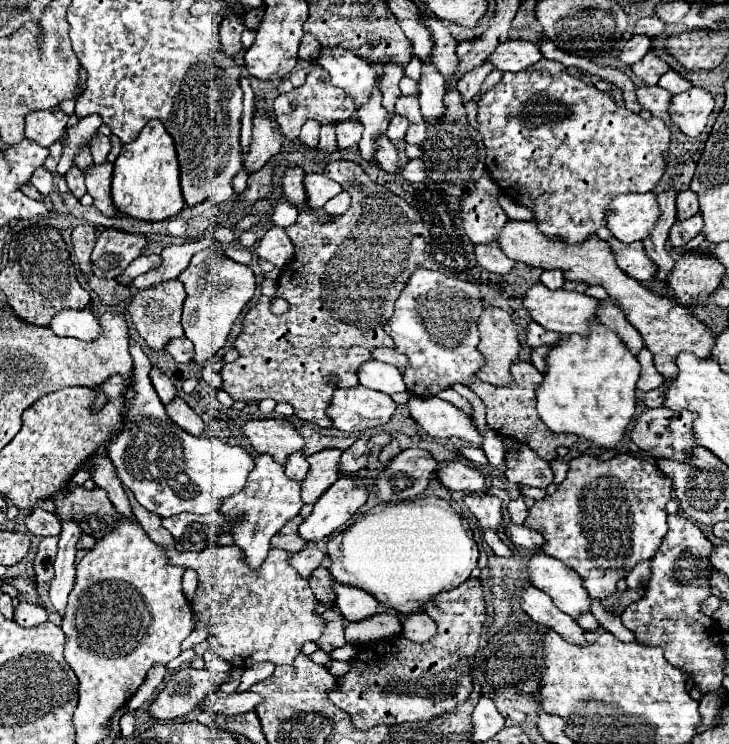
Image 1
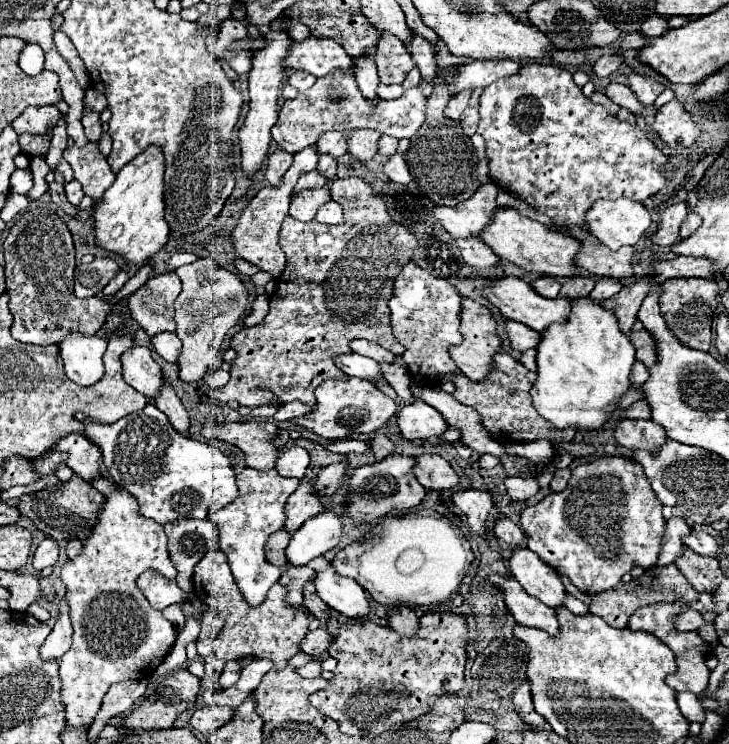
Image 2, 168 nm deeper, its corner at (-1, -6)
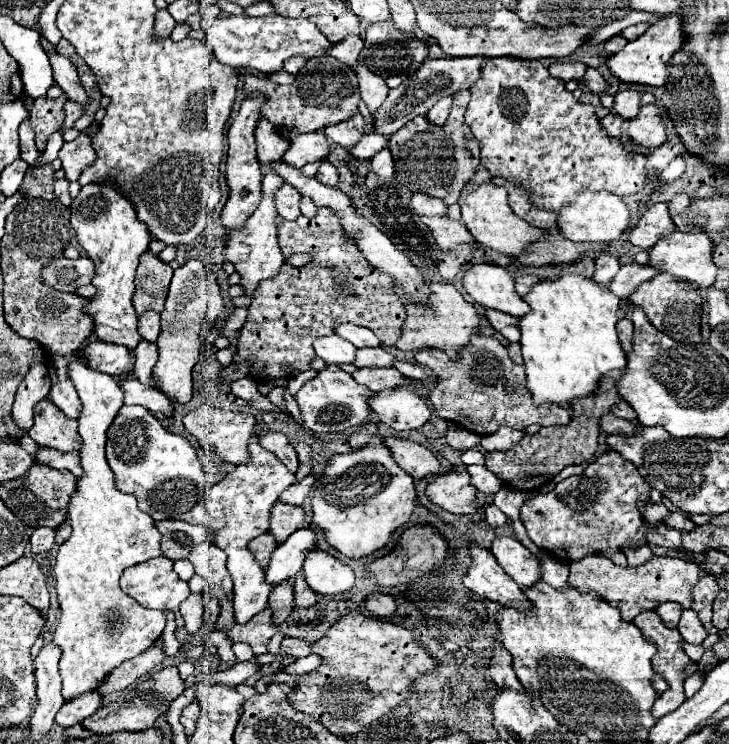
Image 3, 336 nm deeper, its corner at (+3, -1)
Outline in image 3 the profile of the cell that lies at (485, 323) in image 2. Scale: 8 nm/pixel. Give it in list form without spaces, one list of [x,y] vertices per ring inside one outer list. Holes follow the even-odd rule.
[[[429,282],[433,298],[429,306],[417,306],[401,292],[401,288],[395,284],[395,292],[401,296],[403,304],[407,306],[407,320],[403,324],[403,336],[397,342],[399,350],[421,350],[421,348],[437,348],[447,352],[453,360],[461,358],[461,348],[471,342],[471,336],[479,330],[479,314],[473,304],[469,304],[463,294],[449,282]]]

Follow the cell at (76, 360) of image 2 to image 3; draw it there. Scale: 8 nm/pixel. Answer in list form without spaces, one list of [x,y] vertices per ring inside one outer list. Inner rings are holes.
[[[73,352],[71,356],[67,356],[67,362],[69,362],[67,364],[69,380],[73,382],[83,402],[83,414],[79,416],[79,436],[83,438],[83,448],[79,456],[81,456],[81,466],[85,474],[83,478],[79,478],[79,486],[77,486],[73,500],[69,500],[69,524],[73,528],[73,534],[67,542],[59,546],[59,554],[53,566],[55,588],[59,596],[59,608],[61,608],[61,620],[53,634],[53,642],[59,644],[63,652],[59,660],[59,674],[63,680],[65,702],[85,692],[97,690],[107,678],[107,674],[111,674],[113,668],[117,668],[121,662],[131,660],[143,654],[147,648],[151,648],[165,628],[165,616],[161,610],[143,608],[129,594],[125,594],[119,586],[119,574],[123,574],[125,568],[147,562],[163,554],[161,544],[159,544],[161,532],[157,530],[155,520],[137,508],[135,496],[125,494],[115,486],[115,476],[105,458],[105,430],[109,428],[109,424],[113,422],[113,416],[117,416],[117,412],[123,406],[121,388],[113,376],[89,368],[87,358],[81,356],[79,352]]]

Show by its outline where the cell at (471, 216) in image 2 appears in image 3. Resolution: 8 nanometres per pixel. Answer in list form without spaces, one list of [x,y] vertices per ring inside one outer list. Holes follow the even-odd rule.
[[[413,194],[411,206],[421,216],[447,216],[449,214],[449,206],[443,204],[441,198],[431,198],[425,194]]]

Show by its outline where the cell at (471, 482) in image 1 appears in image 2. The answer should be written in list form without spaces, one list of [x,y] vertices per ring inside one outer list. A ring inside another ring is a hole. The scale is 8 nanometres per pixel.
[[[419,453],[415,455],[415,465],[413,465],[413,473],[417,477],[417,481],[427,489],[455,489],[459,483],[457,473],[451,469],[451,465],[433,453]]]

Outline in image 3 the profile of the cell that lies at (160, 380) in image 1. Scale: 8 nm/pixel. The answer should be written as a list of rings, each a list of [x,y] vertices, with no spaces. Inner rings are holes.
[[[93,340],[79,352],[89,360],[89,366],[99,372],[111,376],[129,376],[133,372],[135,354],[121,344],[105,344],[101,340]]]

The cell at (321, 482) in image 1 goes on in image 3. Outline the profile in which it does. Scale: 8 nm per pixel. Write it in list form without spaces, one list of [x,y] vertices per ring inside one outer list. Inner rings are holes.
[[[277,502],[273,506],[273,516],[271,516],[271,528],[269,532],[277,538],[277,542],[285,542],[285,538],[289,538],[295,530],[303,528],[303,520],[305,520],[305,512],[301,506],[293,506],[293,504],[285,504],[285,502]]]

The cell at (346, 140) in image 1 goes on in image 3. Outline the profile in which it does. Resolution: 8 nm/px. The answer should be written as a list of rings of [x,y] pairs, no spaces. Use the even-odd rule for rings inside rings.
[[[309,132],[309,134],[301,134],[297,142],[295,140],[291,142],[289,150],[283,156],[283,162],[287,162],[293,168],[301,168],[303,164],[319,162],[327,158],[329,152],[331,152],[331,146],[327,138],[321,132]]]

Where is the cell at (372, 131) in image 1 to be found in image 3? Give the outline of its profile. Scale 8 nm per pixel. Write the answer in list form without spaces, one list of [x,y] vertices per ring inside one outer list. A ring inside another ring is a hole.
[[[349,36],[349,38],[333,44],[333,50],[329,50],[329,56],[341,60],[347,66],[357,66],[361,50],[363,50],[363,40],[359,36]]]

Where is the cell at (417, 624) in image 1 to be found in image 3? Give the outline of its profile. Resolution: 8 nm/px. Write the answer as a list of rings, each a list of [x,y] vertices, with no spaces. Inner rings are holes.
[[[375,594],[367,598],[367,610],[371,610],[379,618],[391,618],[397,612],[397,602],[391,594]]]

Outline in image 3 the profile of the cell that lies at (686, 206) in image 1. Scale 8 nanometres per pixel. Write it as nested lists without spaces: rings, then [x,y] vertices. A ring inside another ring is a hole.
[[[653,204],[639,220],[639,224],[631,230],[631,244],[643,250],[651,250],[659,238],[675,232],[675,224],[669,216],[667,204]]]

